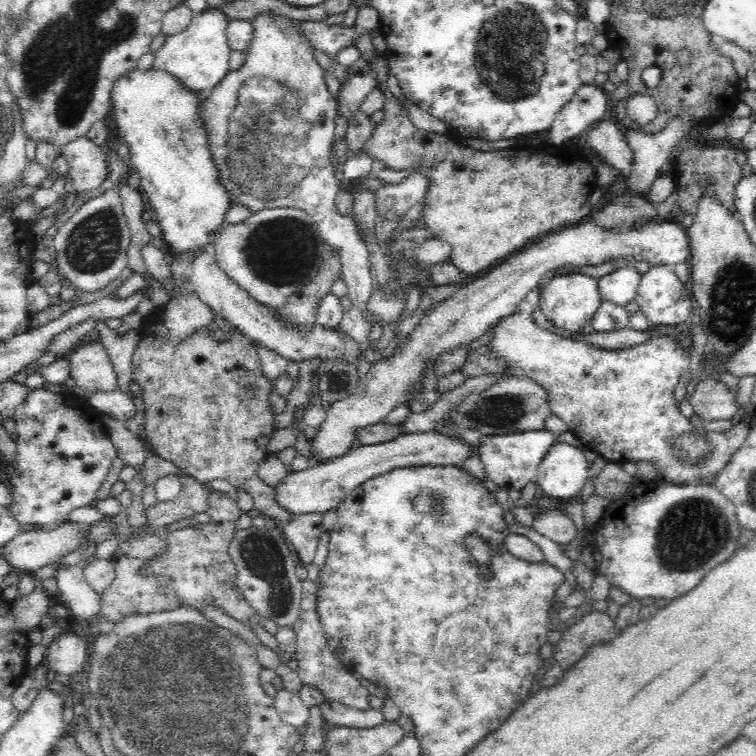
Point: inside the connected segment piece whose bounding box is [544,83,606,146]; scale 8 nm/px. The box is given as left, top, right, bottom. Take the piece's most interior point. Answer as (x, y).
(587, 107)

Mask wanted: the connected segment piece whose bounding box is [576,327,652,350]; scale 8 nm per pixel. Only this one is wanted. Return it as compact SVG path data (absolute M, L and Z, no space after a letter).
M631 327L624 328L614 332L588 334L586 336L578 332L576 338L587 341L591 345L595 345L601 349L622 350L632 346L638 346L651 338L651 334L647 331L636 331Z

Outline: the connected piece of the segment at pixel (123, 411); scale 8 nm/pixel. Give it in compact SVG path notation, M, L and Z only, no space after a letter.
M120 389L114 392L87 393L86 400L97 411L108 413L108 416L123 422L130 420L136 412L136 405L130 394L123 393Z

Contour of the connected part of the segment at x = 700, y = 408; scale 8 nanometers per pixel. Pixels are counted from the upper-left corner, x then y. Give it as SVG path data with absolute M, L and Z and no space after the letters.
M708 377L700 381L689 398L693 411L701 421L720 422L737 416L739 405L735 394L718 378Z

